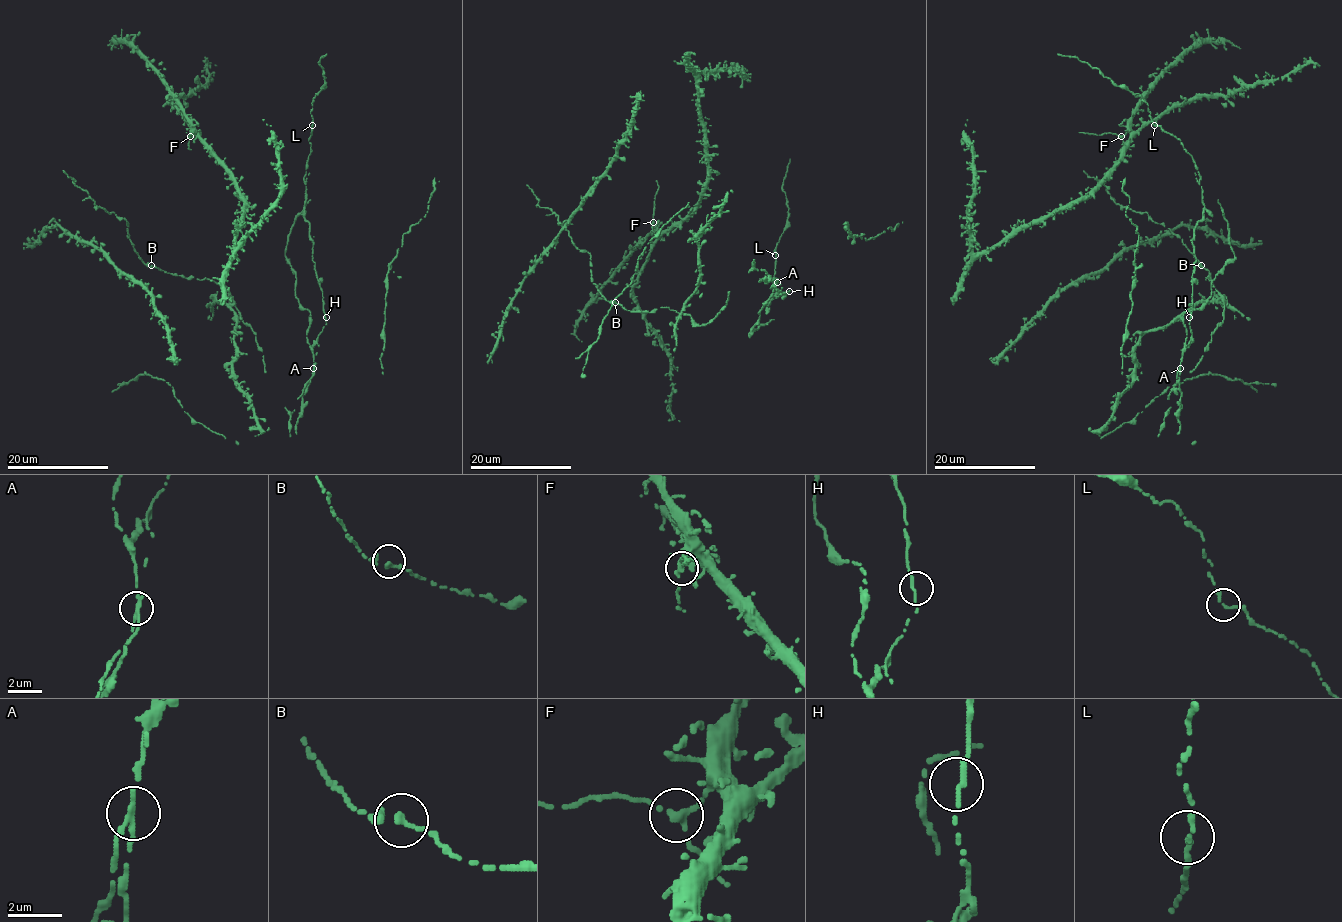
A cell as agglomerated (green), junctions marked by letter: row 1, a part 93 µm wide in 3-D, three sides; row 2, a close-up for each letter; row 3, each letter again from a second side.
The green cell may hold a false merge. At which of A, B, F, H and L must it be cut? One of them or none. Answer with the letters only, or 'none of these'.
A

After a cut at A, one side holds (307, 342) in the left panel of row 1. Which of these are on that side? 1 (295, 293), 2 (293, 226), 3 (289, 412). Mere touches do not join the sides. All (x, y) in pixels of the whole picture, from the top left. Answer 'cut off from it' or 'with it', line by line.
1: with it
2: with it
3: cut off from it

